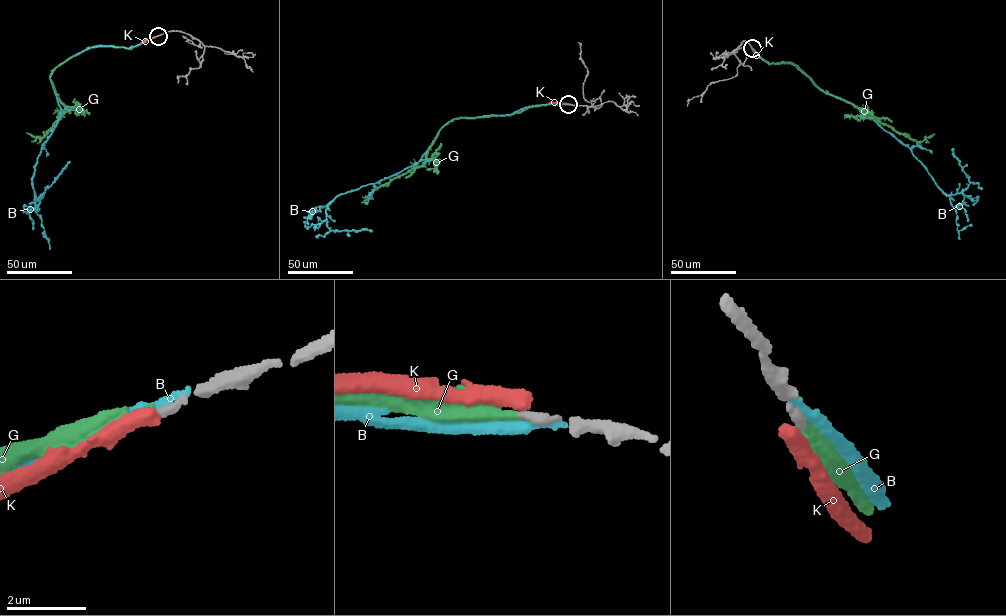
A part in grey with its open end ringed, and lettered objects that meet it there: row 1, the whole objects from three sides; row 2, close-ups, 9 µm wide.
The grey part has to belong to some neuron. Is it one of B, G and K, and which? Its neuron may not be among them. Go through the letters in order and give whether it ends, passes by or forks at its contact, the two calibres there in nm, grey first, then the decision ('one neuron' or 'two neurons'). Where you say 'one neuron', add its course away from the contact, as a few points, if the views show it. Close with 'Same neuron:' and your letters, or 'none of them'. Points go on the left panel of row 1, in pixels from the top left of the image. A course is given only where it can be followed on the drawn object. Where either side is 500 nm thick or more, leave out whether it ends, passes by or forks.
B: it ends | 220/280 nm | two neurons
G: it ends | 200/300 nm | two neurons
K: it ends | 200/400 nm | two neurons
Same neuron: none of them

